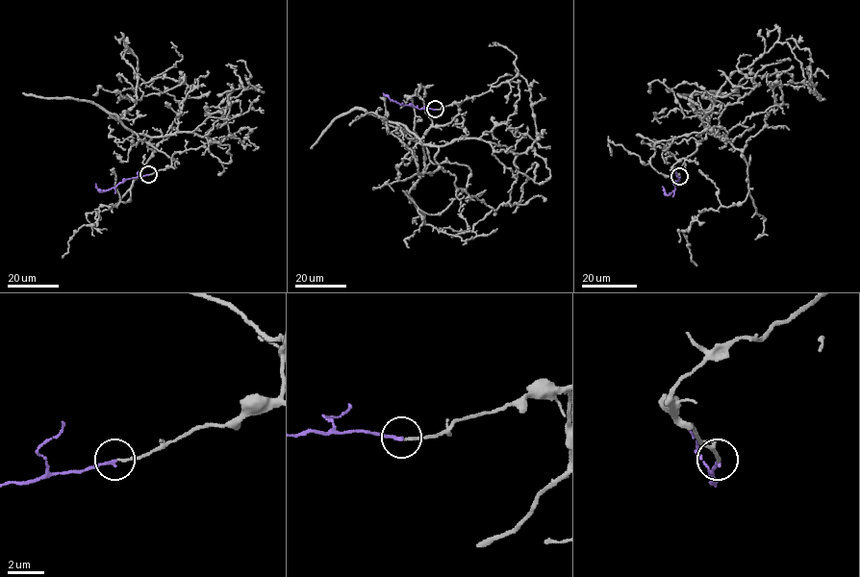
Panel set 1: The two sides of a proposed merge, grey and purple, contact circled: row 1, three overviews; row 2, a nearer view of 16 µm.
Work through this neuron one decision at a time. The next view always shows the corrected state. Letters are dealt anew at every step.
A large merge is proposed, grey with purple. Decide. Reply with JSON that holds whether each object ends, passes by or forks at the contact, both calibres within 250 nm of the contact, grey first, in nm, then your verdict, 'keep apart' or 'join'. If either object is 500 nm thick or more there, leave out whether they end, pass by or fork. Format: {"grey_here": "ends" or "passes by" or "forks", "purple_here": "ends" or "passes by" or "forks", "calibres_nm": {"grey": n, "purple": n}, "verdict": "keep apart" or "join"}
{"grey_here": "ends", "purple_here": "ends", "calibres_nm": {"grey": 140, "purple": 160}, "verdict": "join"}

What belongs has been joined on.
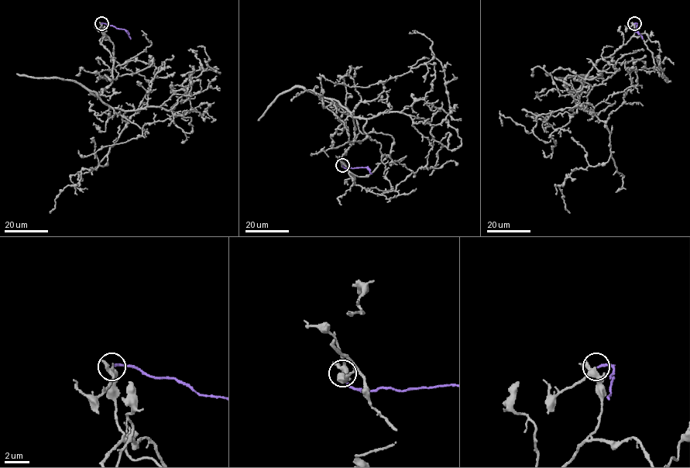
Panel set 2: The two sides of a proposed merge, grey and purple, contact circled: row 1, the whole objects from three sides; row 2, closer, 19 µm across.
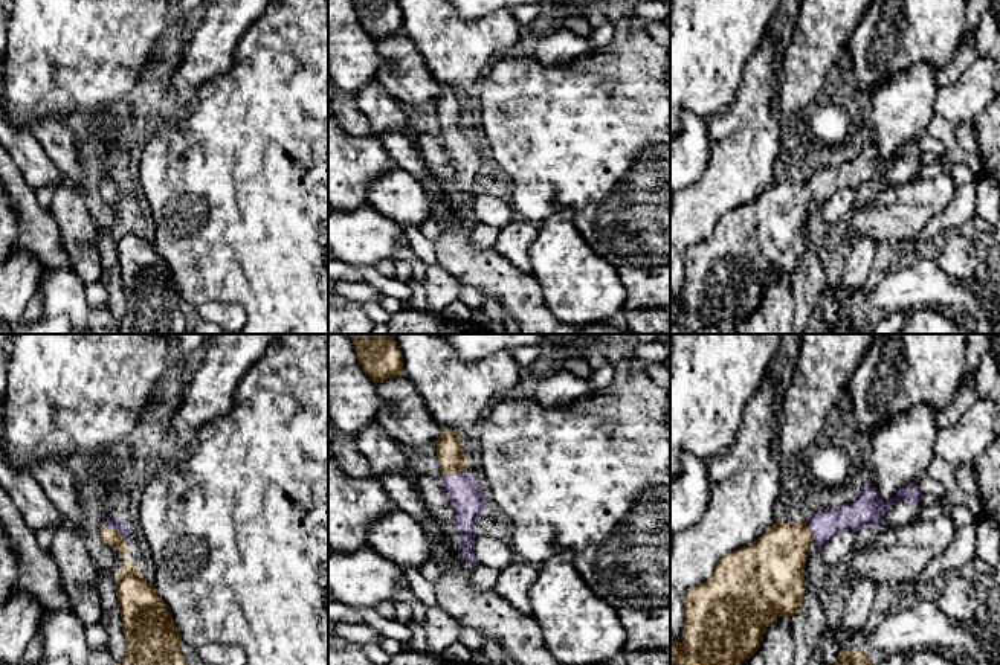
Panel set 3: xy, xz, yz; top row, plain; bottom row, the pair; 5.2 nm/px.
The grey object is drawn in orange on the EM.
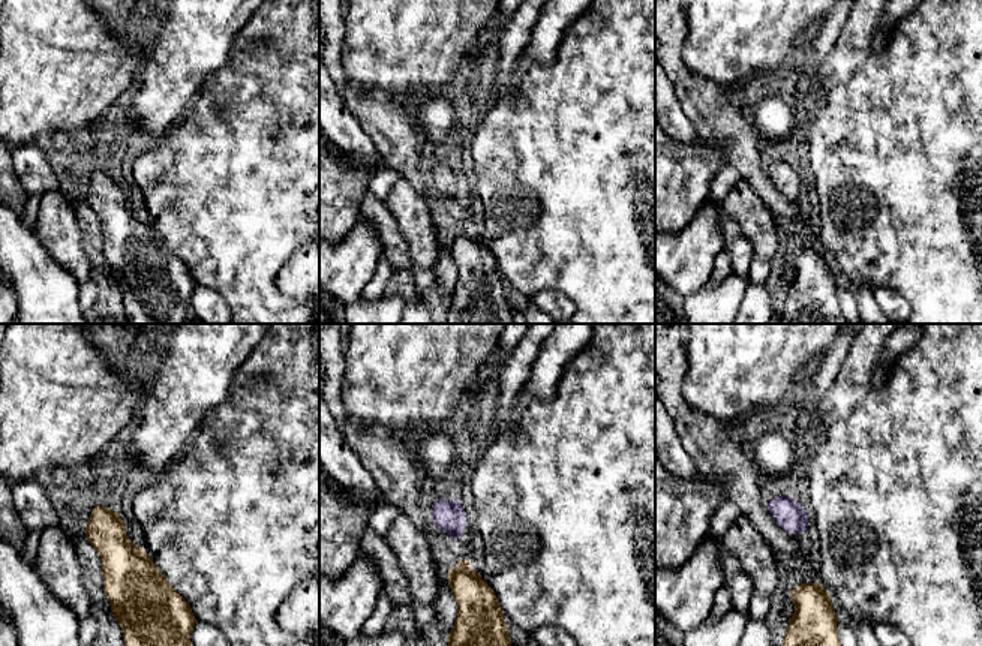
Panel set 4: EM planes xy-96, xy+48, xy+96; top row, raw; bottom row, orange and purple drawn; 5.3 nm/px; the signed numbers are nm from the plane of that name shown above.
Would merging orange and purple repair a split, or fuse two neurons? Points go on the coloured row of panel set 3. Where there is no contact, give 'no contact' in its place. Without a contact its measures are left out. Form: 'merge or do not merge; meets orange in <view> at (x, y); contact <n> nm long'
merge; meets orange in xy at (118, 531); contact 170 nm long

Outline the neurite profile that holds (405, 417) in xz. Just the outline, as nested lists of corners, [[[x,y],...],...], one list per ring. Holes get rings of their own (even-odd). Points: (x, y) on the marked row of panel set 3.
[[[405,375],[377,383],[376,390],[383,400],[383,410],[376,422],[392,439],[418,447],[440,438],[443,426],[432,416],[421,394]]]

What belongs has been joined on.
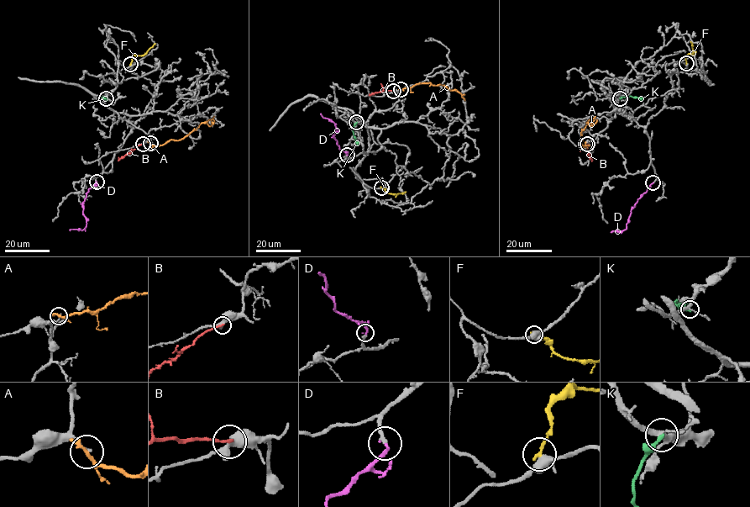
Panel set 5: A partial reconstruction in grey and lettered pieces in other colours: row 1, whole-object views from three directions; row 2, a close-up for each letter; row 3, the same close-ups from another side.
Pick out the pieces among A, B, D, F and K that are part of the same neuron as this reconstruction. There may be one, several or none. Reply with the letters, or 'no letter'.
D

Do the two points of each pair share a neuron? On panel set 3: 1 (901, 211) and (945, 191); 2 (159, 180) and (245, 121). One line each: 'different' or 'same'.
1: same
2: same

